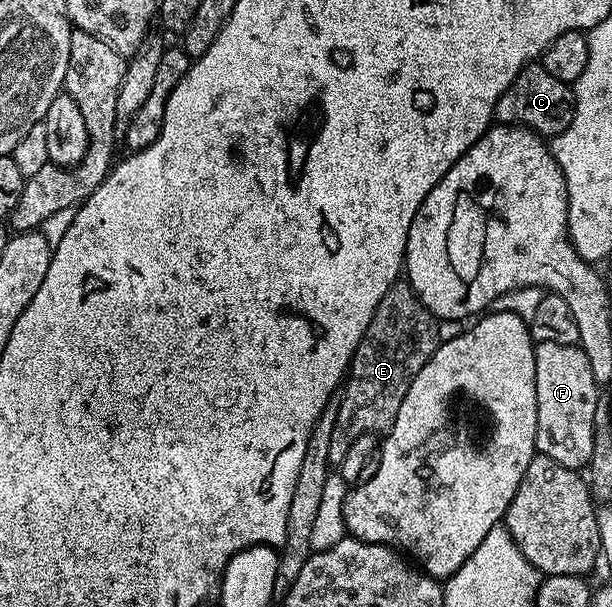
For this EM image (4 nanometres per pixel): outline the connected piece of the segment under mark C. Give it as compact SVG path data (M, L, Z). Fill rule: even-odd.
M540 64L523 66L522 71L512 80L510 87L500 96L494 109L495 119L499 123L512 126L526 126L535 134L553 136L562 134L572 124L574 115L574 92L567 83L556 80Z

